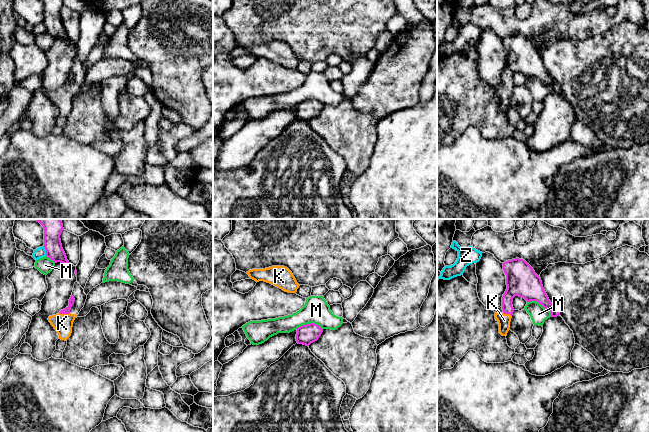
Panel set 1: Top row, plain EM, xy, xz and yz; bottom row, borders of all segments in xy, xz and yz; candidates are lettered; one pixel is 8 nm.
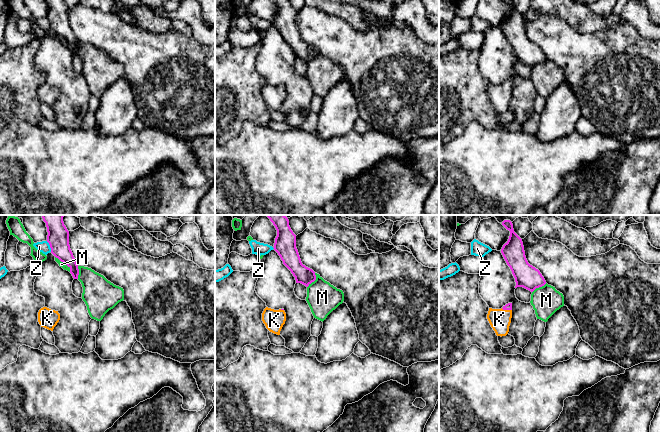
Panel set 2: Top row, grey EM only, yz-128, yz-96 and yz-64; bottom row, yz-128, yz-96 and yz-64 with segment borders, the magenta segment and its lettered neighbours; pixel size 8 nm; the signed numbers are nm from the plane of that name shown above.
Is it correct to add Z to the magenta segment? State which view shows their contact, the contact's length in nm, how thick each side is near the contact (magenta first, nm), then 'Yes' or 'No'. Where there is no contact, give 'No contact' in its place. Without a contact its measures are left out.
Touches magenta in xy. Shared border 80 nm. Thickness 140 nm (magenta) against 90 nm. No

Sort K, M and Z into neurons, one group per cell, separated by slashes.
K / M / Z

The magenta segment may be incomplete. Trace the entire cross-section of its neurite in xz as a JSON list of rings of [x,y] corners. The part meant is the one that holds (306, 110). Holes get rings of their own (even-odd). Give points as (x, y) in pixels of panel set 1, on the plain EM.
[[[314,99],[302,101],[297,104],[296,117],[298,120],[309,122],[311,119],[318,116],[323,105]]]

